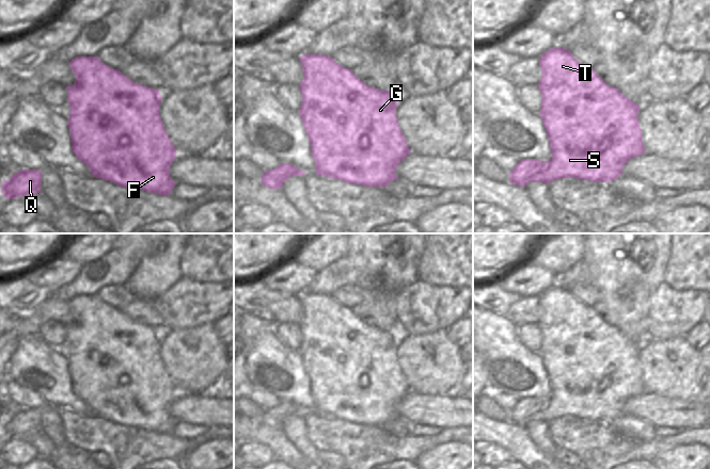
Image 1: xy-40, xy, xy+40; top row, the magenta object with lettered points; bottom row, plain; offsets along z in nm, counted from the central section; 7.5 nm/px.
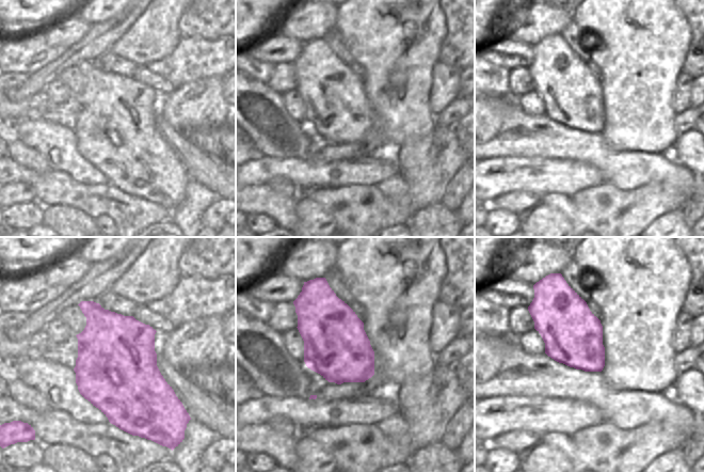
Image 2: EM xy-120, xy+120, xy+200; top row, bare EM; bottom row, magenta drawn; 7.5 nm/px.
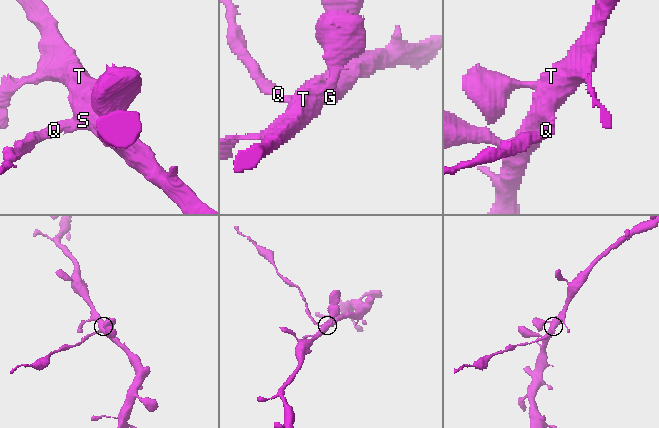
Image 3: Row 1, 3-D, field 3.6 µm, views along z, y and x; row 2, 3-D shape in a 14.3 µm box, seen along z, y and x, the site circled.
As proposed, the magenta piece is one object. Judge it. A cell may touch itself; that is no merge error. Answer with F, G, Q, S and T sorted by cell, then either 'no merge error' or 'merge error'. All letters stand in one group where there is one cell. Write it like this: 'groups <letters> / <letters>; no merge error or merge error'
groups F G S T / Q; merge error

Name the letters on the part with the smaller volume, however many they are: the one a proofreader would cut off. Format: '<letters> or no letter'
Q.

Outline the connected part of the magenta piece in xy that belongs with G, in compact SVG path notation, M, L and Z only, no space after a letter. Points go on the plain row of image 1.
M303 293L300 295L302 303L302 309L304 316L300 322L300 330L302 333L302 343L298 350L304 365L304 369L309 375L311 382L311 394L315 401L315 411L318 415L325 415L327 417L333 417L335 419L342 419L350 423L361 423L363 425L380 425L384 426L393 419L397 418L396 407L398 403L411 391L407 384L407 379L398 365L398 358L396 356L396 345L400 339L400 336L396 331L389 329L380 329L372 325L367 325L362 319L357 317L351 308L348 308L340 304L332 295L325 293Z

